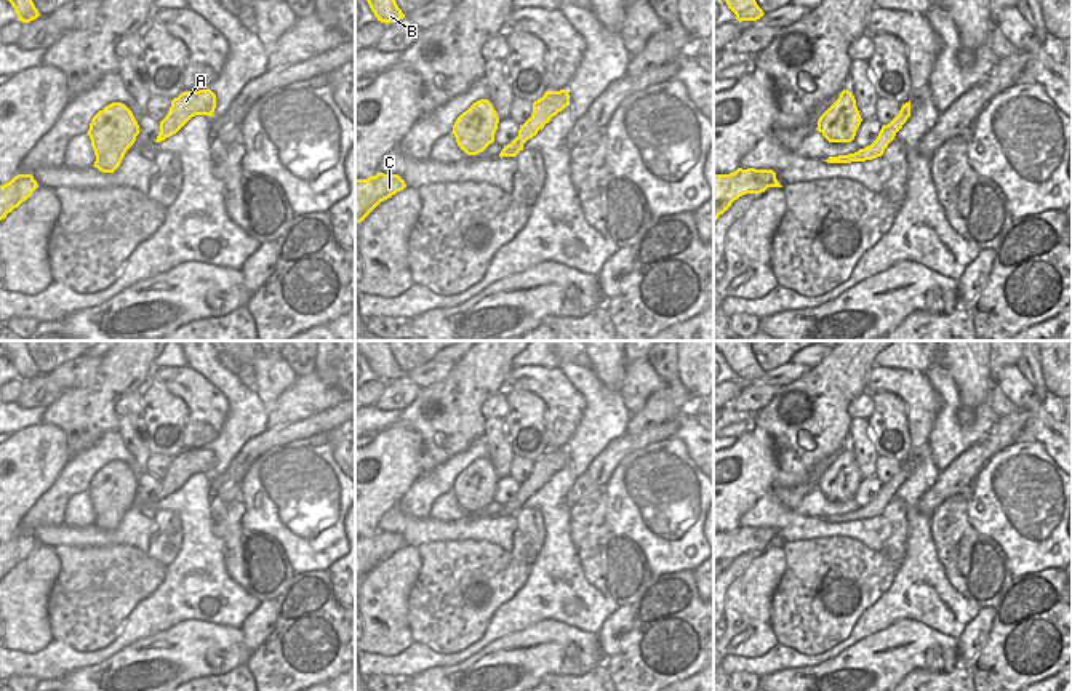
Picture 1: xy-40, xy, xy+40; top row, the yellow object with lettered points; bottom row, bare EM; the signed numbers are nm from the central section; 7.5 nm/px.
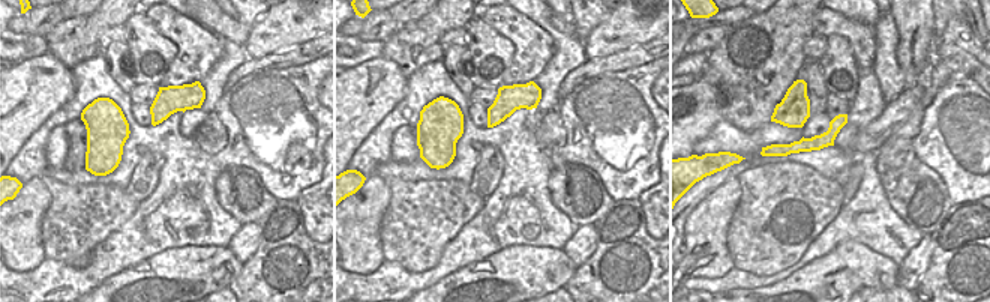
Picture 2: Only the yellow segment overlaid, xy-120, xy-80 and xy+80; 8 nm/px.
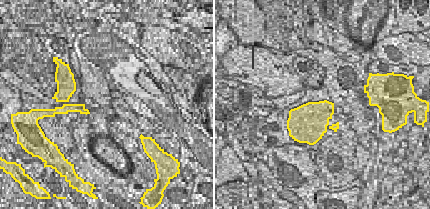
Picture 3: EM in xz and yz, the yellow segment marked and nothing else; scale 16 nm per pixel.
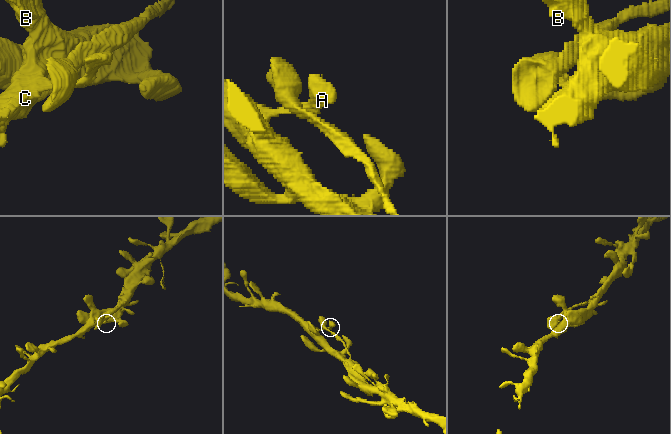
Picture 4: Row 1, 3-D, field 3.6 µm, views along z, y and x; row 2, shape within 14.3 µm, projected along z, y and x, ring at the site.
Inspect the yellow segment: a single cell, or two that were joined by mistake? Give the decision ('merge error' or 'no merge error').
no merge error

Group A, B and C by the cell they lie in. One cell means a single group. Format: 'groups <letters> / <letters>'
groups A B C

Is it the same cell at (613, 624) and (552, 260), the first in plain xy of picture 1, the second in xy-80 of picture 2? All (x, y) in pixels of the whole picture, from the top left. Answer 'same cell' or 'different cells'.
different cells

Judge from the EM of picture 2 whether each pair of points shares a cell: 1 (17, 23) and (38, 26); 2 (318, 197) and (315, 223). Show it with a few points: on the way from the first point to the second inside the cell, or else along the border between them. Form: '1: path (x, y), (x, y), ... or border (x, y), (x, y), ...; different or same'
1: path (21, 23), (33, 23); same
2: path (318, 203), (318, 217); same

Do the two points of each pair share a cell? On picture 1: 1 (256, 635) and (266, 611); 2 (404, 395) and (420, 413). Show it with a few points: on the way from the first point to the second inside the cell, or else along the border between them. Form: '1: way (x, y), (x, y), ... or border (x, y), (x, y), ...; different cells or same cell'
1: way (256, 629), (263, 618); same cell
2: border (423, 387), (402, 411); different cells

